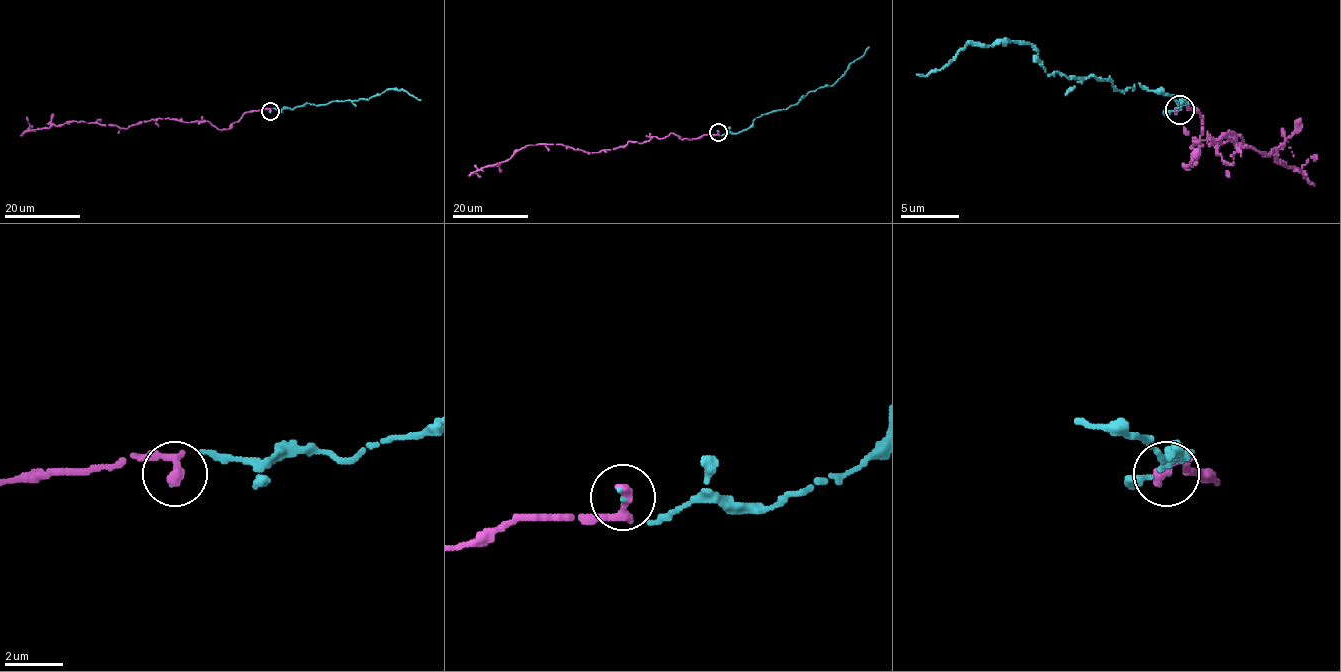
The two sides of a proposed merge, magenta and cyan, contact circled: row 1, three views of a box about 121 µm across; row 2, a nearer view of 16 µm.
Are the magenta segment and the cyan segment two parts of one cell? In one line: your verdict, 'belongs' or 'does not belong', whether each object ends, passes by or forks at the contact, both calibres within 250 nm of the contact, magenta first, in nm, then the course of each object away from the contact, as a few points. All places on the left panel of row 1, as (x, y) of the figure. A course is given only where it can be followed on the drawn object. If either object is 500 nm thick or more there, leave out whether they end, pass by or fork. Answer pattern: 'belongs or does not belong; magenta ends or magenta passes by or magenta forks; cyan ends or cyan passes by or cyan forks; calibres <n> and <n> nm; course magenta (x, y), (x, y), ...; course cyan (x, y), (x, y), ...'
belongs; magenta ends; cyan ends; calibres 440 and 90 nm; course magenta (270, 111), (246, 112), (221, 130), (208, 121), (163, 118), (127, 129), (70, 121), (31, 130), (26, 117); course cyan (270, 111), (273, 108), (294, 109), (307, 102), (323, 105), (332, 101), (369, 99), (396, 89), (421, 99)

